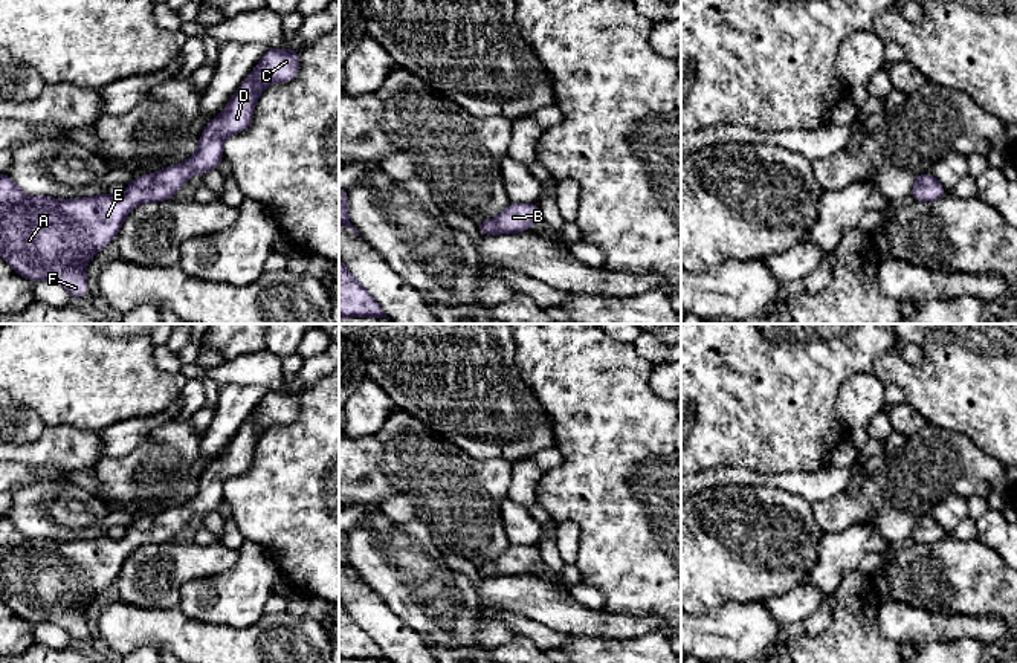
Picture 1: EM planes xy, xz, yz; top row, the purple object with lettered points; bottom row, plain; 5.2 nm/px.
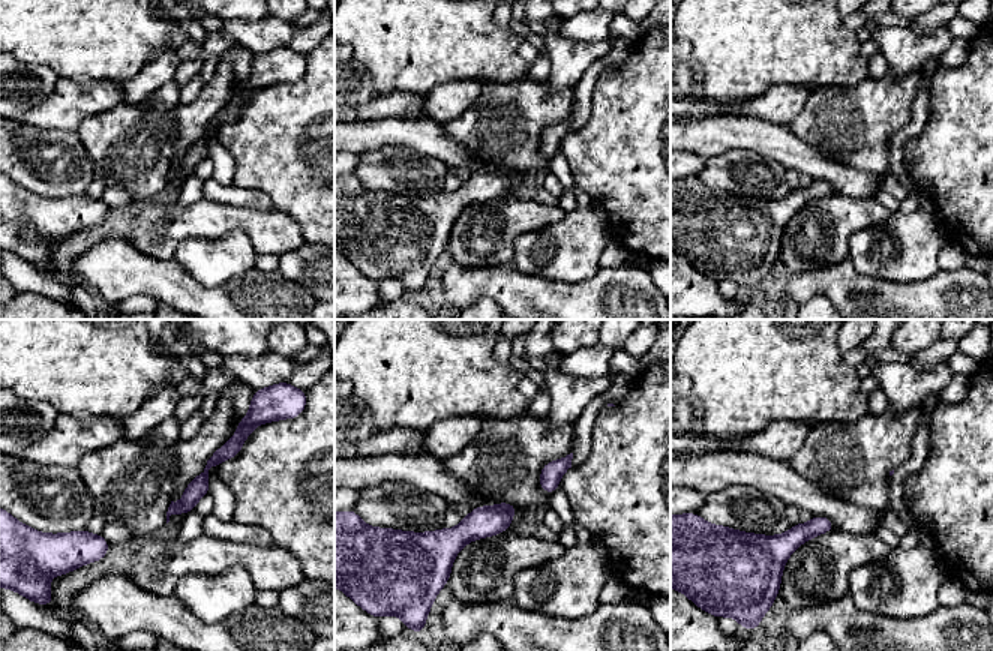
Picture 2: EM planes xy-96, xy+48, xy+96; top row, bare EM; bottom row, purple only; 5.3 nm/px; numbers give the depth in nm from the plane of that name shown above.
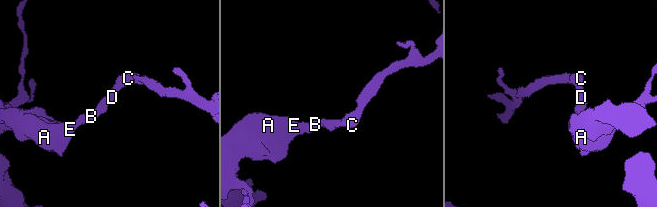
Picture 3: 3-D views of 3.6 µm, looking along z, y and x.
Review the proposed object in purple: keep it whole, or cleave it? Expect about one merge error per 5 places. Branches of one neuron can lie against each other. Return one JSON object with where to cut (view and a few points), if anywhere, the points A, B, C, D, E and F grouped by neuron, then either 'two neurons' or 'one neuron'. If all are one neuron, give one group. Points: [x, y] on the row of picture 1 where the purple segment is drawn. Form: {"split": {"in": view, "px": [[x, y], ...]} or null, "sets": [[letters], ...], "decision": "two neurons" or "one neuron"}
{"split": null, "sets": [["A", "B", "C", "D", "E", "F"]], "decision": "one neuron"}

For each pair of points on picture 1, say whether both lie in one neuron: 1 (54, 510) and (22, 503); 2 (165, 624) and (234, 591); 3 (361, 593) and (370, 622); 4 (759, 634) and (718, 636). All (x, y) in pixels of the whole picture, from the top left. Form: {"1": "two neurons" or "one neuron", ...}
{"1": "one neuron", "2": "two neurons", "3": "one neuron", "4": "one neuron"}

